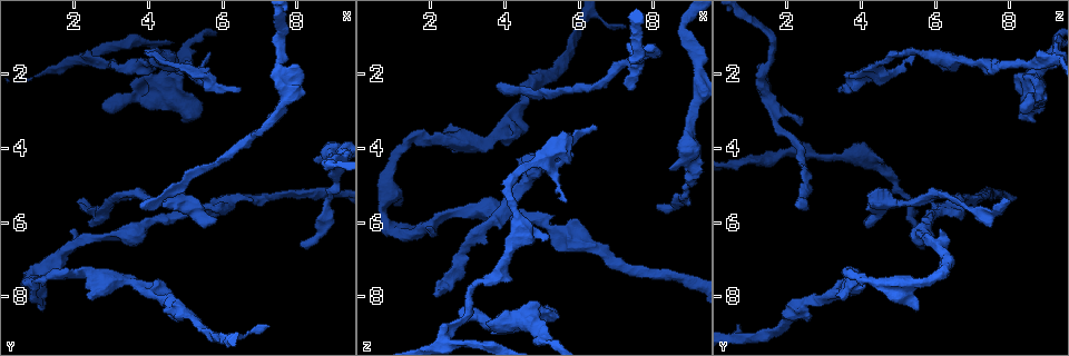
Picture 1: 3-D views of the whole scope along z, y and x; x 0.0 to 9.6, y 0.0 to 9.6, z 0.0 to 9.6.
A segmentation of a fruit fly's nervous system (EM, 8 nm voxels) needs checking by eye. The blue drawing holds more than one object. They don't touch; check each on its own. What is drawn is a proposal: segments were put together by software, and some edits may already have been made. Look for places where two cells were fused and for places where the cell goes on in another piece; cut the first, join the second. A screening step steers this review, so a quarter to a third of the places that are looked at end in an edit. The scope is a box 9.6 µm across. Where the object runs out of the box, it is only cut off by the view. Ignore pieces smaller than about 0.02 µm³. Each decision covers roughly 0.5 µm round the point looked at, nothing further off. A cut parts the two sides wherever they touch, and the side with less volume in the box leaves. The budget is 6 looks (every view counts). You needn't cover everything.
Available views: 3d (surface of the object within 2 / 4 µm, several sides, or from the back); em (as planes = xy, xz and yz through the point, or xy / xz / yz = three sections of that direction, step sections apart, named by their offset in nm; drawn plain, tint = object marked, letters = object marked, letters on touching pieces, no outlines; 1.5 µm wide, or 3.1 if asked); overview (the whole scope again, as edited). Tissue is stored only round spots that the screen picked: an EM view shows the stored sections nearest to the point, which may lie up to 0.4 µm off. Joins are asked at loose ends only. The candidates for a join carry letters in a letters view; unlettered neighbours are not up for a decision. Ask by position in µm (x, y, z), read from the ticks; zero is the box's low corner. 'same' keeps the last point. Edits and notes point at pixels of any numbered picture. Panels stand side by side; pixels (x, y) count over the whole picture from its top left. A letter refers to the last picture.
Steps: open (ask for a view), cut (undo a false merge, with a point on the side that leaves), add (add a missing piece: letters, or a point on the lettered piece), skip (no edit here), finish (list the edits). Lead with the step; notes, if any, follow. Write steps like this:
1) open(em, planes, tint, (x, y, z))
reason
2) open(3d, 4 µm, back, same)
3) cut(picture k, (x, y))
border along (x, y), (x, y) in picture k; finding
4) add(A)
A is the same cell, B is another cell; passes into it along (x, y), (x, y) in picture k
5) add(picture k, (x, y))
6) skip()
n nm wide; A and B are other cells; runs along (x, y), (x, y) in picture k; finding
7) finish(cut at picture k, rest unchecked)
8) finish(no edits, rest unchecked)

open(em, planes, plain, (3.80, 5.70, 2.30))
free end

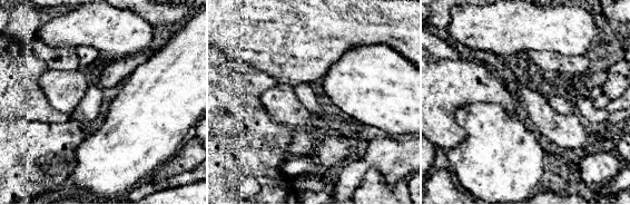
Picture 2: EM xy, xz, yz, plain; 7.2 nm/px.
open(em, planes, letters, same)

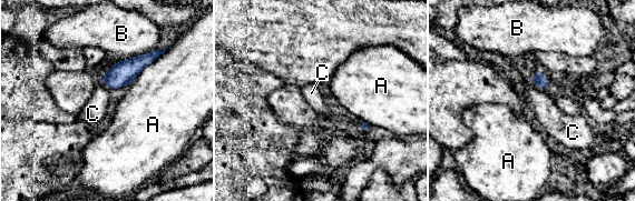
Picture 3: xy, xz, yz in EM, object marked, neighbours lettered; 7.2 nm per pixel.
skip()
90 nm wide; A, B and C are other cells; border along (530, 79), (537, 86), (549, 88) in picture 3; none of them fits

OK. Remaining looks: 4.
open(3d, 2 µm, (8.45, 4.35, 4.60))
free end

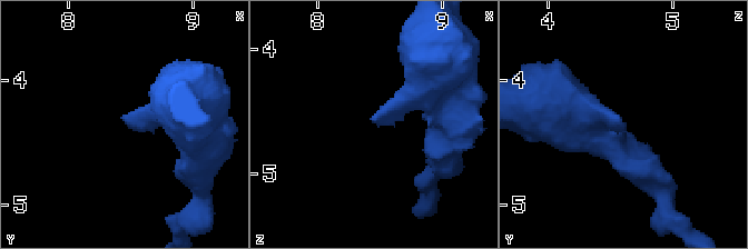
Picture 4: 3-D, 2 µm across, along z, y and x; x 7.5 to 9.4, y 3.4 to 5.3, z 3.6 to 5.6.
open(em, xy, step 4, letters, (8.48, 4.30, 4.58))
now the EM

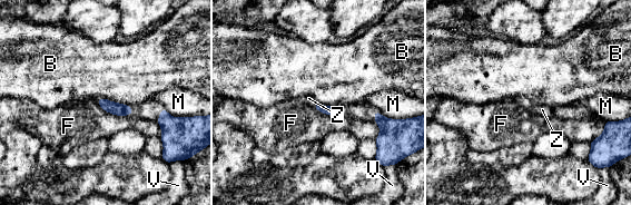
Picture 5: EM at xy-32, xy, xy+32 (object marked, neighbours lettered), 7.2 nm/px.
open(em, planes, letters, same)
cut it another way

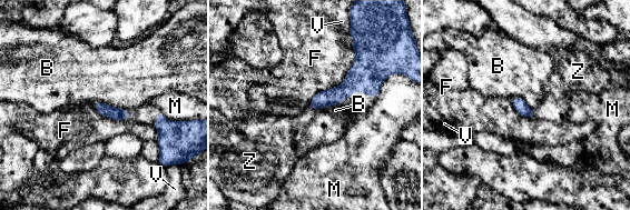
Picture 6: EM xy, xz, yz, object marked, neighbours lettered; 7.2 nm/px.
add(Z)
Z is the same cell, B, F, M and V are other cells; passes into it along (331, 97), (314, 109), (292, 136) in picture 6; the cell continues

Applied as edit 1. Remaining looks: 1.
finish(add at picture 6, rest unchecked)

